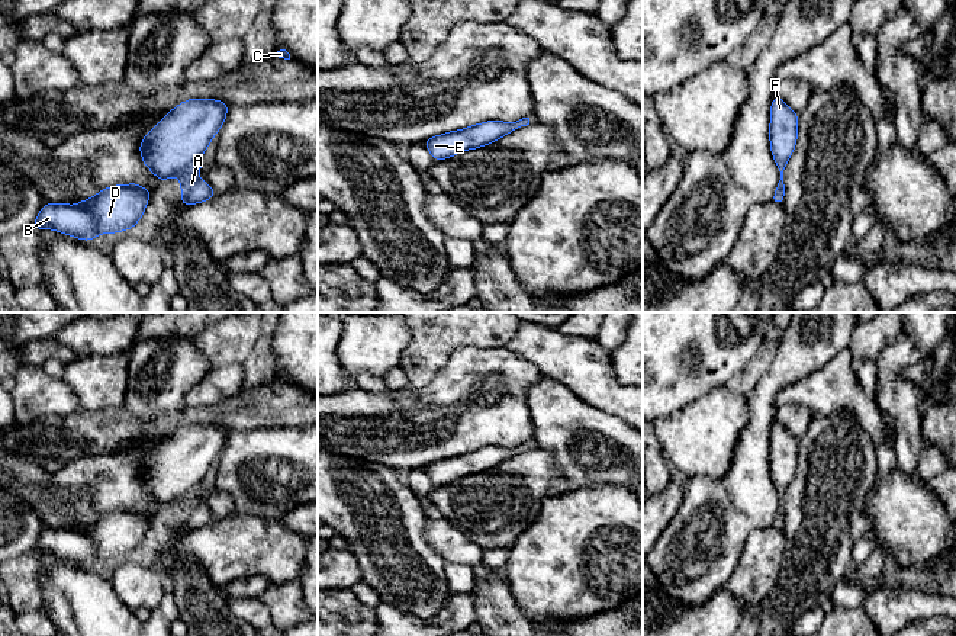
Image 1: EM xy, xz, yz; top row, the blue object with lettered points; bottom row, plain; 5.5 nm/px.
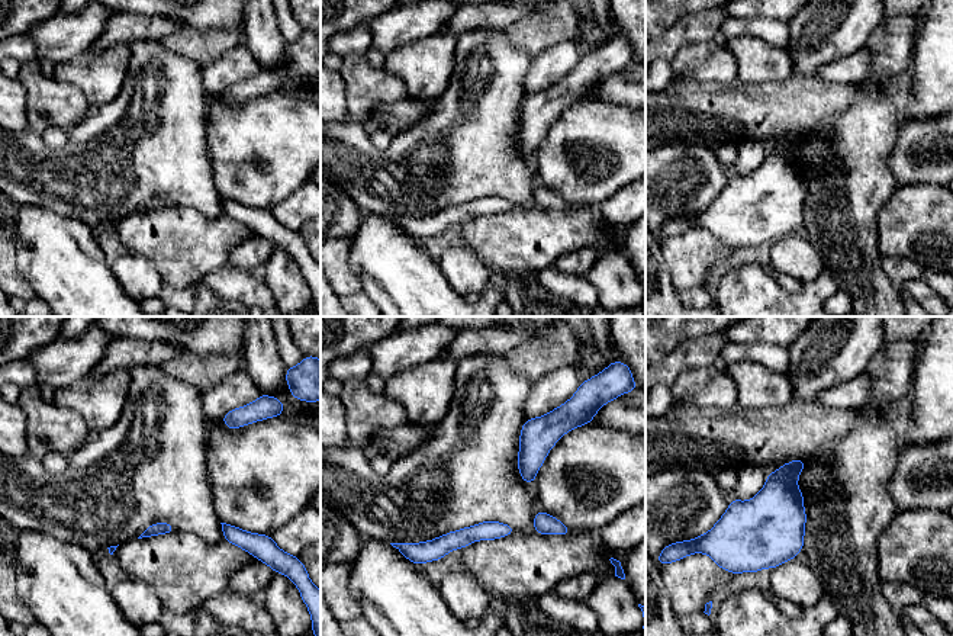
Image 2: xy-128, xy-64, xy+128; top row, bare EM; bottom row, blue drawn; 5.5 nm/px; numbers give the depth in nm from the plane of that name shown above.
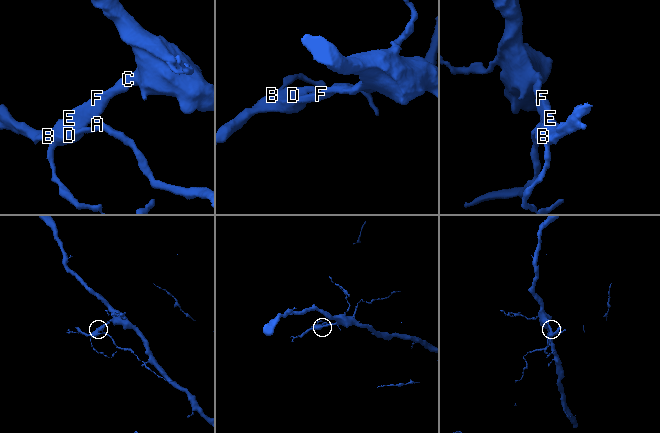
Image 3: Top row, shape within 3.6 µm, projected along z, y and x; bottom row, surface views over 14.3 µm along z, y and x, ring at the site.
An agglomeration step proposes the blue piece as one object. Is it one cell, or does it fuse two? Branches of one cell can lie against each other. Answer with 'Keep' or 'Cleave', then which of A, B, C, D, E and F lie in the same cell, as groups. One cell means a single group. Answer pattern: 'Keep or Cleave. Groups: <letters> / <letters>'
Cleave. Groups: A B / C D E F

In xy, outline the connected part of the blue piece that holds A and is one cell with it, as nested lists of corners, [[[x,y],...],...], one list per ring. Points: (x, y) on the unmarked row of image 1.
[[[200,484],[189,494],[178,498],[181,521],[180,527],[184,530],[196,530],[205,526],[213,524],[216,521],[212,511],[199,504],[199,498],[202,497]]]

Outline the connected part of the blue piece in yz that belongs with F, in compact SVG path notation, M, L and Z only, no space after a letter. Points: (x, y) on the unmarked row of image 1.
M779 421L770 430L769 465L773 485L785 492L795 475L798 463L798 439L794 437Z

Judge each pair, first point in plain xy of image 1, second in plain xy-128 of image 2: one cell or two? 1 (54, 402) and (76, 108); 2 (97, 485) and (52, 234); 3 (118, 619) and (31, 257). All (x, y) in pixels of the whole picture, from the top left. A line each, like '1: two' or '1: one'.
1: one
2: two
3: one

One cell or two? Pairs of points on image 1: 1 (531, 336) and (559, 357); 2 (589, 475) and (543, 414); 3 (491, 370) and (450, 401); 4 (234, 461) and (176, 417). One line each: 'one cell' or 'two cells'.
1: one cell
2: one cell
3: one cell
4: two cells

